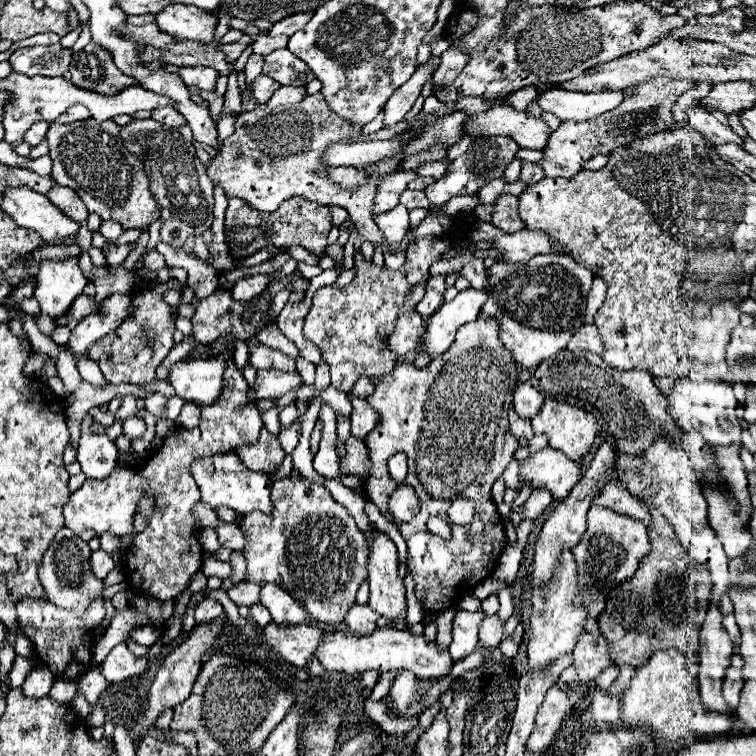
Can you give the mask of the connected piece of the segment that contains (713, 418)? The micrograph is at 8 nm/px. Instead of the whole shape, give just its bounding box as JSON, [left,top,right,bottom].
[667,374,743,446]

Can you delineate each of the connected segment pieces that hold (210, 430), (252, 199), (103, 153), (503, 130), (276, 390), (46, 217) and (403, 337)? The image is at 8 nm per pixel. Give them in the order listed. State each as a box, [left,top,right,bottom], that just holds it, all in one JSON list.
[[63,360,263,602],[207,94,399,246],[47,118,161,230],[463,106,551,150],[253,370,301,398],[1,186,79,244],[389,288,425,356]]

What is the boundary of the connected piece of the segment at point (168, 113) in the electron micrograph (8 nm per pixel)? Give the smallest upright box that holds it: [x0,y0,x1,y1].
[153,108,187,128]

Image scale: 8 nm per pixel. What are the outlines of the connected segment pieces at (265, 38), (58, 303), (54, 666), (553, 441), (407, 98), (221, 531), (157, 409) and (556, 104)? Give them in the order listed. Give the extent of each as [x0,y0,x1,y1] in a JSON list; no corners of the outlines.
[[253,34,287,54],[33,258,87,318],[17,596,105,680],[531,396,597,460],[385,56,441,126],[215,522,245,552],[145,392,167,416],[539,88,623,122]]

